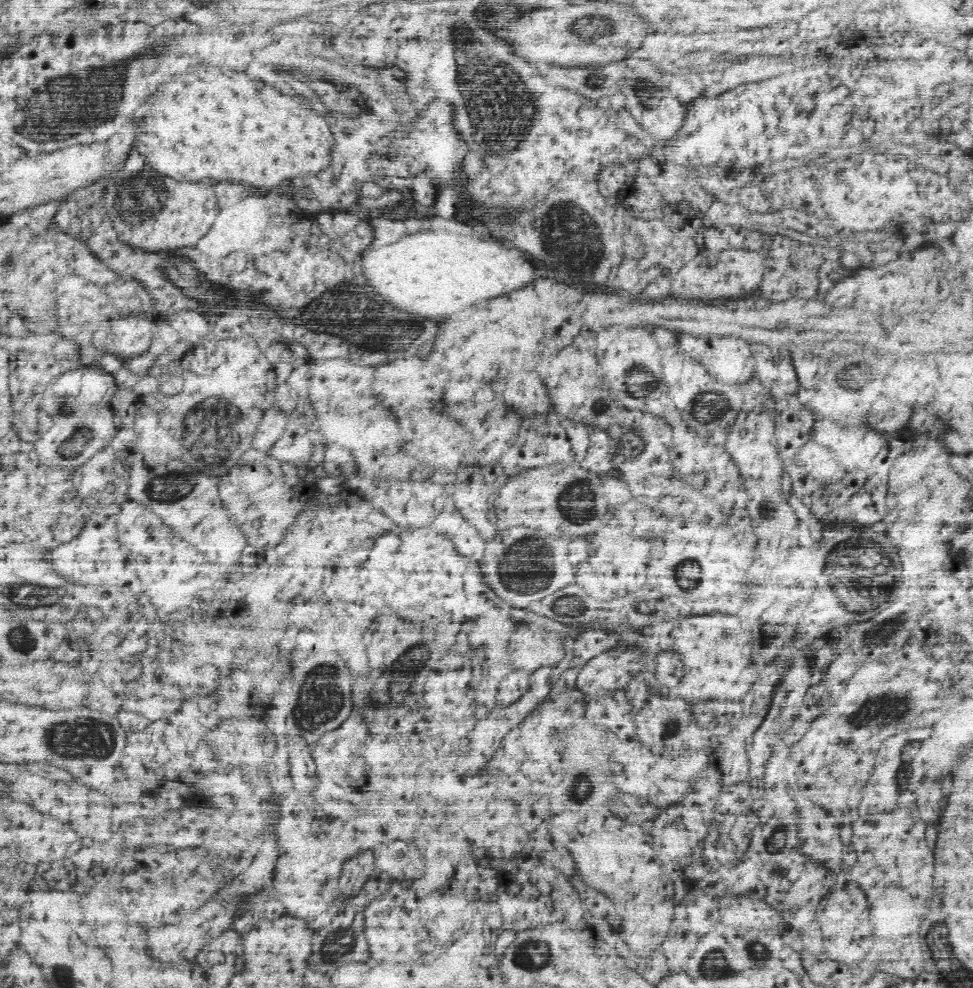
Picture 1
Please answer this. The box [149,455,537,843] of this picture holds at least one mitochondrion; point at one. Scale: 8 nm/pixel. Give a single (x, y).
(322, 695)

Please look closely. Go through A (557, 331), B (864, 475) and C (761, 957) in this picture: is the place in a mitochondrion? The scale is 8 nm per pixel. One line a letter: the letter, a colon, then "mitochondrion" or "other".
A: other
B: other
C: mitochondrion

